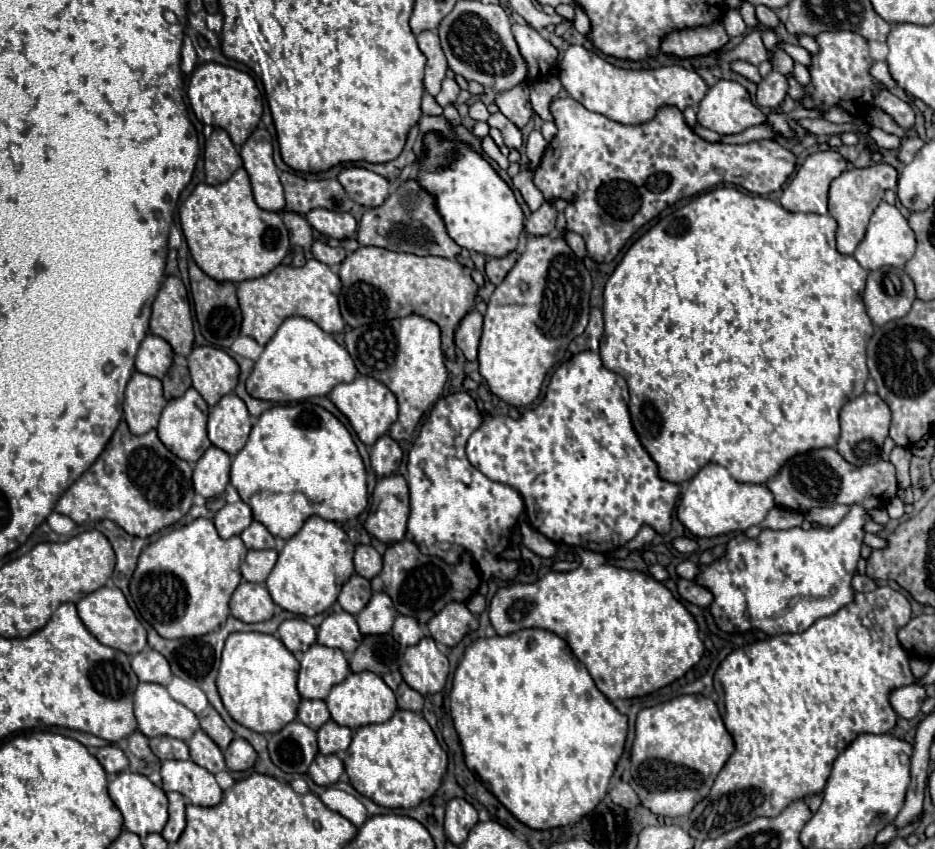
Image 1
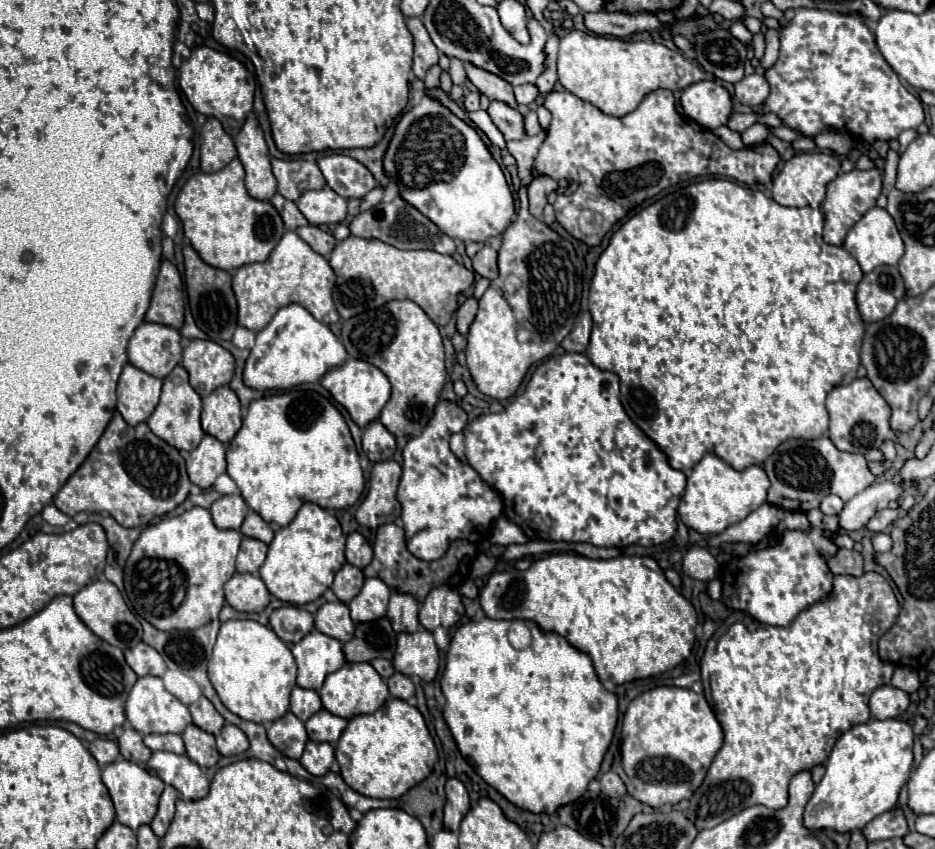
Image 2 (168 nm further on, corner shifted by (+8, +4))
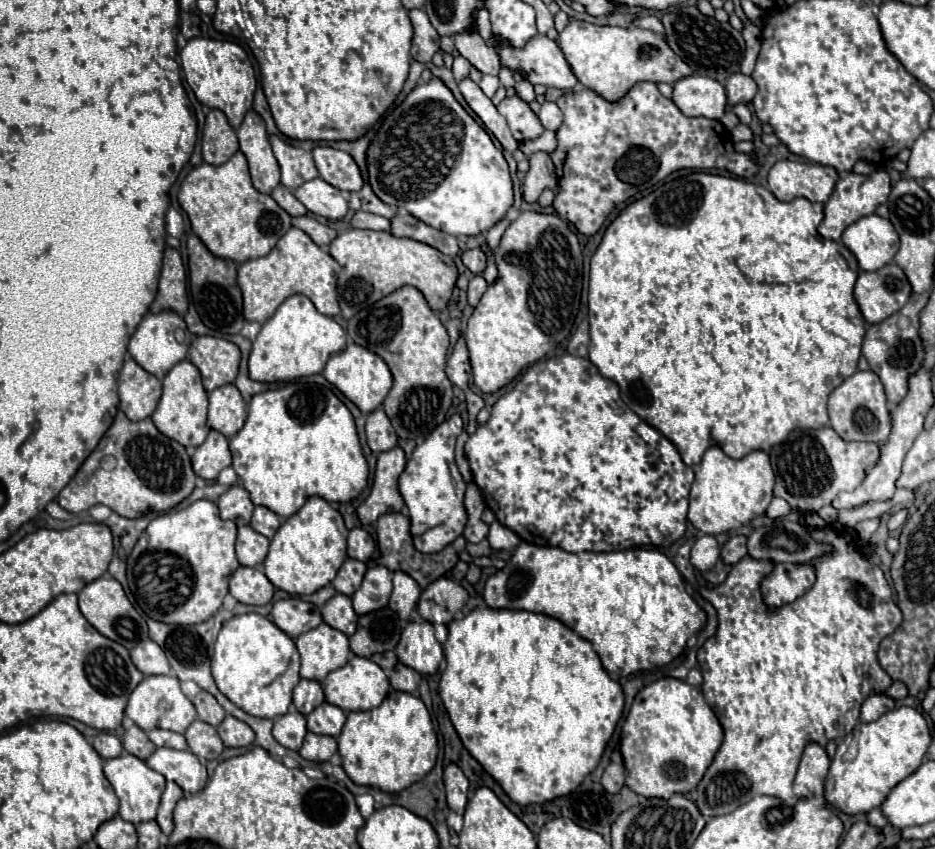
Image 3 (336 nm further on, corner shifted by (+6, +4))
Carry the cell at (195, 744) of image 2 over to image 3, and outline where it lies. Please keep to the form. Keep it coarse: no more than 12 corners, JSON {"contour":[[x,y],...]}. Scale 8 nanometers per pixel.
{"contour":[[201,720],[185,730],[189,750],[203,760],[223,752],[217,730]]}

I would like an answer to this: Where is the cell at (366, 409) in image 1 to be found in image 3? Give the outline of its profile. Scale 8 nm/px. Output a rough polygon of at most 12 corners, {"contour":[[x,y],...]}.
{"contour":[[359,344],[333,354],[323,376],[363,414],[383,404],[393,376]]}

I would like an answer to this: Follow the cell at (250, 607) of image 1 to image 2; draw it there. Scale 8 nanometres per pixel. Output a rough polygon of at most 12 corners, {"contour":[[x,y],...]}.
{"contour":[[233,574],[225,600],[263,612],[271,594],[259,576]]}

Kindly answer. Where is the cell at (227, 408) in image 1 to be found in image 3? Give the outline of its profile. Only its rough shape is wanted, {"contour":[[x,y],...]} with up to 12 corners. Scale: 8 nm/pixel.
{"contour":[[233,384],[209,392],[209,428],[235,436],[247,402]]}

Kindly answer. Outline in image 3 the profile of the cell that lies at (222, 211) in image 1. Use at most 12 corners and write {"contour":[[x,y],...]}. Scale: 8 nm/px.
{"contour":[[237,152],[193,168],[179,204],[219,258],[267,256],[291,216]]}

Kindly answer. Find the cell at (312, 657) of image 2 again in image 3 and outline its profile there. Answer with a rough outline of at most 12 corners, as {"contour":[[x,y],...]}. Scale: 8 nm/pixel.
{"contour":[[325,622],[301,634],[301,678],[345,666],[349,638]]}

